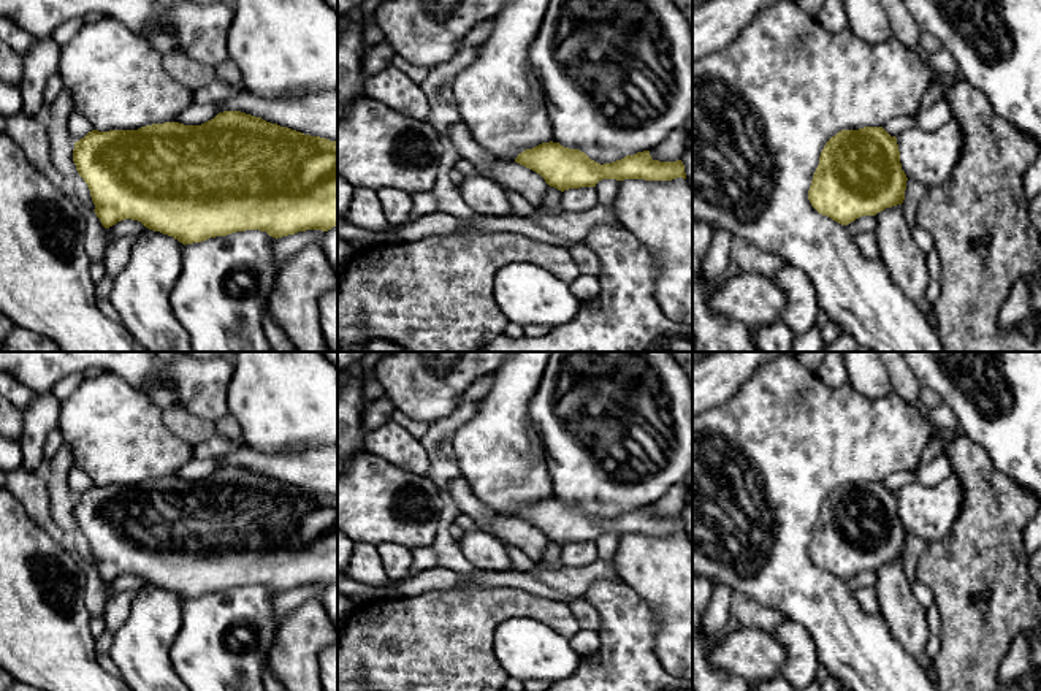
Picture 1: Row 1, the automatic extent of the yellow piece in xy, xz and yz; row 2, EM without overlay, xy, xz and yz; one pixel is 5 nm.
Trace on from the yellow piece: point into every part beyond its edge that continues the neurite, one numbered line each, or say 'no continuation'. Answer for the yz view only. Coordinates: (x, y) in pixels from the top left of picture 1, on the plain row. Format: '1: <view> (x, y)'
no continuation

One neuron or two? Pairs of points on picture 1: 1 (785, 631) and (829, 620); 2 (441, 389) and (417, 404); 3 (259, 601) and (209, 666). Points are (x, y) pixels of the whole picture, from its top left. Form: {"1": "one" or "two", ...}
{"1": "two", "2": "one", "3": "one"}

